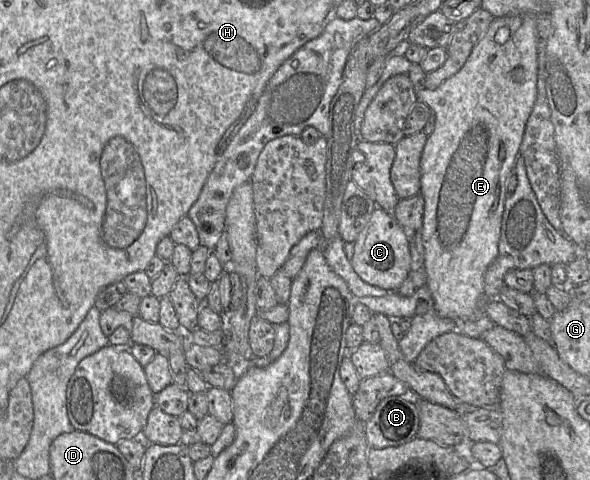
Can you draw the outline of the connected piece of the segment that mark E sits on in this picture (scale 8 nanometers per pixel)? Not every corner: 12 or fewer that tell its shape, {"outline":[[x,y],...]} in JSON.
{"outline":[[534,16],[495,17],[416,91],[426,286],[489,301],[506,183],[537,101]]}

